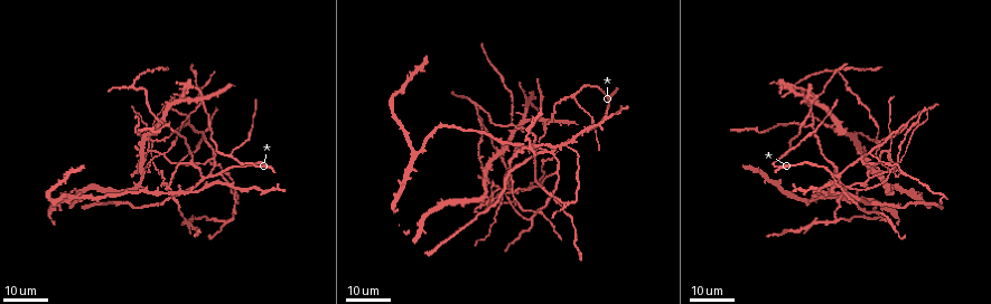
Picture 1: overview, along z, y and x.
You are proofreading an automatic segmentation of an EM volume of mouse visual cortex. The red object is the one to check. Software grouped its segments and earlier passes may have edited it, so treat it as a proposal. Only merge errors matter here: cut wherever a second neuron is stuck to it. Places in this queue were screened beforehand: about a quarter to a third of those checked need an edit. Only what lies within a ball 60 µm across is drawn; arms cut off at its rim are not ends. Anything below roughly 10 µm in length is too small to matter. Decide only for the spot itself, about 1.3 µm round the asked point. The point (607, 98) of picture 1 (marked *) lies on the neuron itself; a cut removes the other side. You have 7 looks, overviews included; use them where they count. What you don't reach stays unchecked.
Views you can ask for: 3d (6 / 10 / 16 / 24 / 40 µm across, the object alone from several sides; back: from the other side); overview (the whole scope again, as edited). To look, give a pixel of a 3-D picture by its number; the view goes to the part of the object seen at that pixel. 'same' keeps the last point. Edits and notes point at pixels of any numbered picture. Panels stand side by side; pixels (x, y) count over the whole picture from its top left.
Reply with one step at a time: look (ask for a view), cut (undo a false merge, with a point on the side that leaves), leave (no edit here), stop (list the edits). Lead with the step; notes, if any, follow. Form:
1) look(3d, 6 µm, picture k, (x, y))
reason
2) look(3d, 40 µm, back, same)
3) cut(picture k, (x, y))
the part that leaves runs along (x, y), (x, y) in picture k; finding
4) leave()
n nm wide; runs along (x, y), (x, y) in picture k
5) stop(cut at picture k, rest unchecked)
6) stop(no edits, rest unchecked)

look(3d, 24 µm, picture 1, (417, 150))
branch point

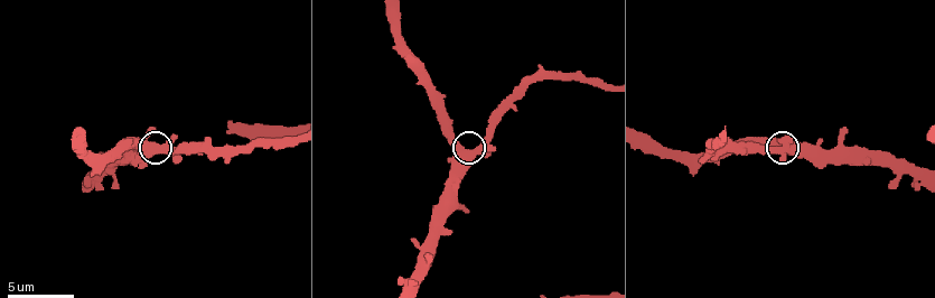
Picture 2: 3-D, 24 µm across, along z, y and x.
look(3d, 6 µm, picture 2, (472, 156))

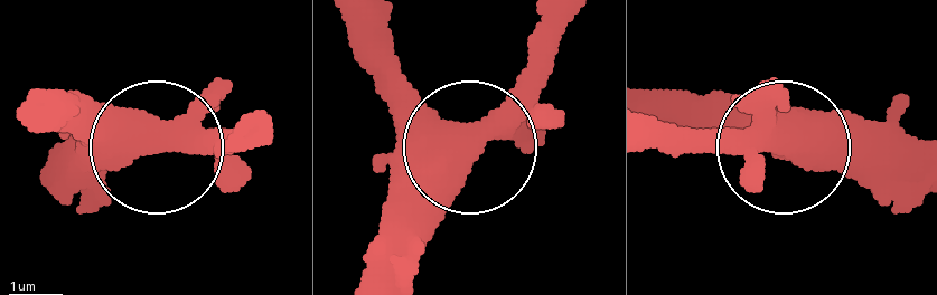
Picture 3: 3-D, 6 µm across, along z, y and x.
leave()
3 arms; all the same neuron

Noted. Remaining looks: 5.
look(3d, 16 µm, picture 1, (558, 183))
three arms meet

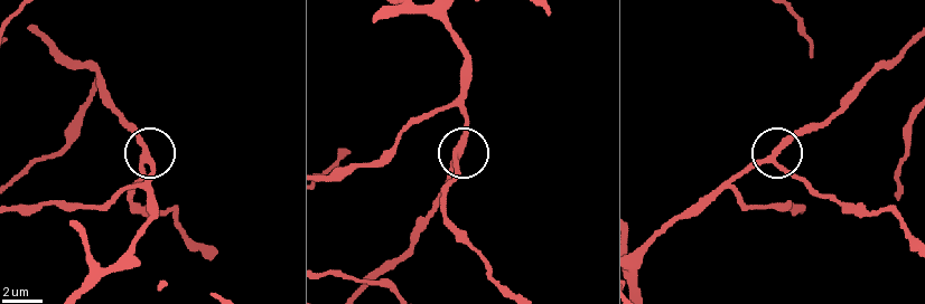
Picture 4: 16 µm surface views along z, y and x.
look(3d, 10 µm, picture 4, (774, 162))
zoom in

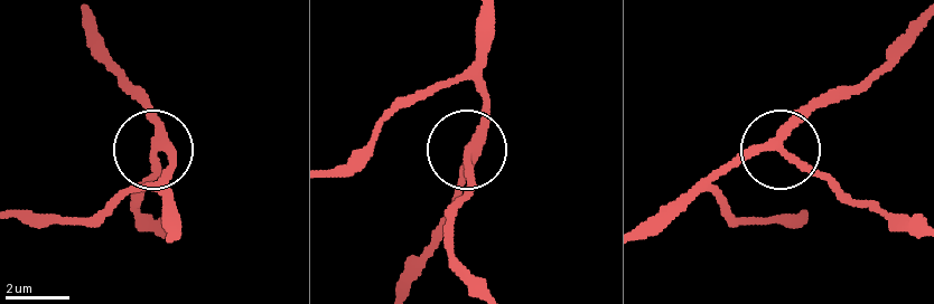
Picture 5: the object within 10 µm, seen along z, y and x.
leave()
260 nm wide; runs along (483, 17), (483, 121), (458, 214) in picture 5; one neuron here

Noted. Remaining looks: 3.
look(3d, 16 µm, picture 1, (169, 186))
three arms meet

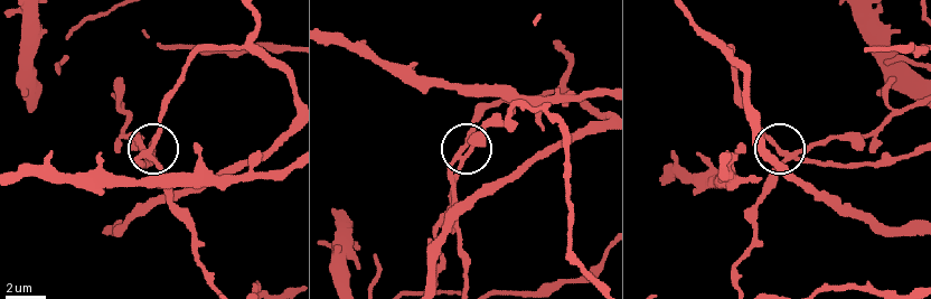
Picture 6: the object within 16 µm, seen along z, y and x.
look(3d, 6 µm, picture 6, (463, 156))

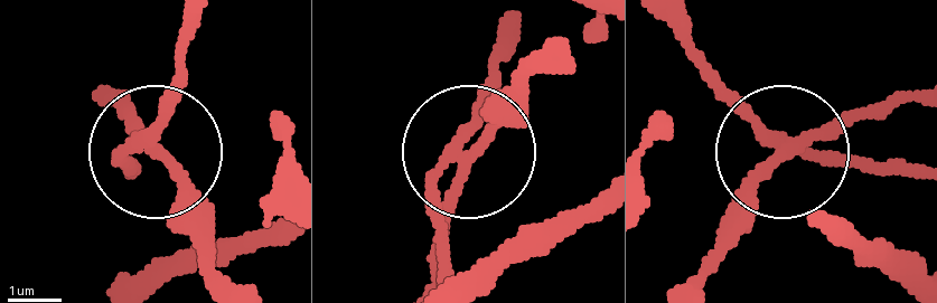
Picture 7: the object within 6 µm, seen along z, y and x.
leave()
one neuron here

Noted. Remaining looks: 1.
stop(no edits, rest unchecked)

